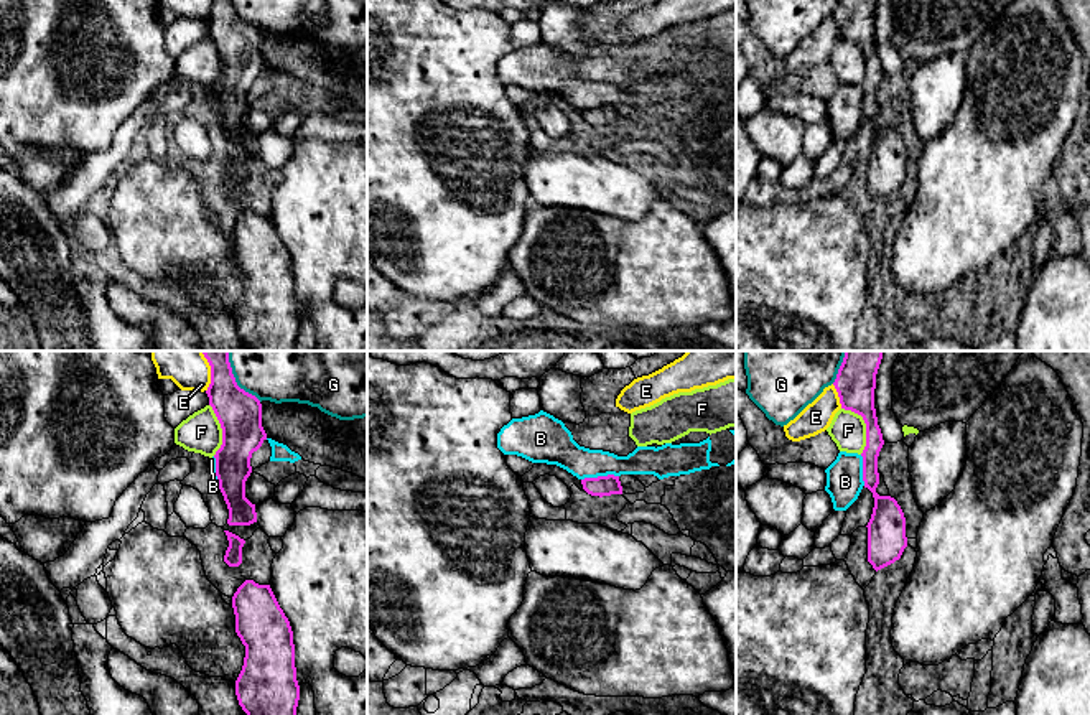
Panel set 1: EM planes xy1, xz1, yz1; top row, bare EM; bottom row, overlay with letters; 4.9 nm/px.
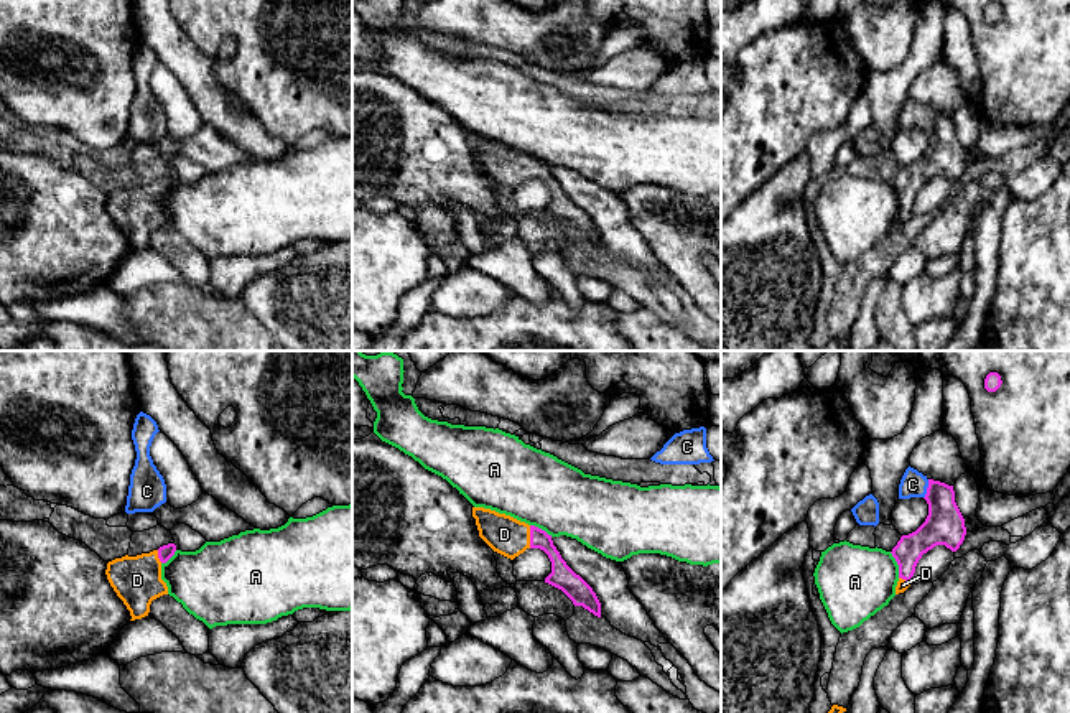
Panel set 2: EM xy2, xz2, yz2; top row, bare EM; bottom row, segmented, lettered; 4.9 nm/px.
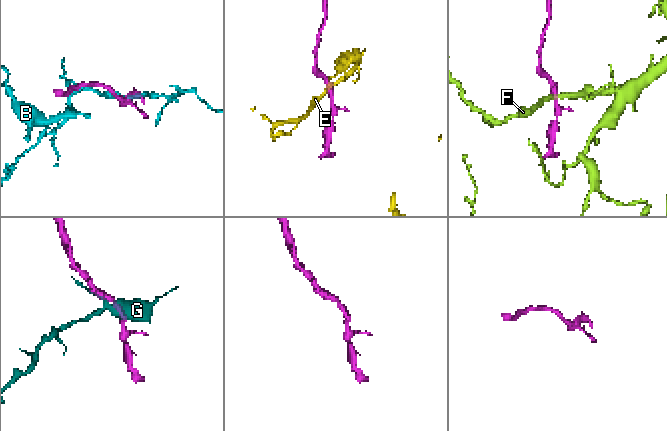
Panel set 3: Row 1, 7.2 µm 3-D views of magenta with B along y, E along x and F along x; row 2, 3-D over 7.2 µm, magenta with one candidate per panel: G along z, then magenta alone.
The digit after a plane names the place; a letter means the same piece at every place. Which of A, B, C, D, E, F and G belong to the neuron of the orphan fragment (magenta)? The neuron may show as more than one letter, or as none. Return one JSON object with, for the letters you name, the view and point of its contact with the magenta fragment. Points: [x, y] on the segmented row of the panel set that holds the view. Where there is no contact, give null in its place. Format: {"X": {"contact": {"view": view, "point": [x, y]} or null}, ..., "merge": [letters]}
{"C": {"contact": {"view": "yz2", "point": [927, 489]}}, "D": {"contact": {"view": "xz2", "point": [530, 537]}}, "merge": ["C", "D"]}

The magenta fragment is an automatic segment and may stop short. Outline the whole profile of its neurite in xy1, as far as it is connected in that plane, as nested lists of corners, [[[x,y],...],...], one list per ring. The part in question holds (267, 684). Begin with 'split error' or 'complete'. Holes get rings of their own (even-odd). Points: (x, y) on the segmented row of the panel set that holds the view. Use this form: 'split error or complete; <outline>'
complete; [[[245,580],[232,596],[235,633],[245,646],[235,680],[247,715],[296,715],[300,685],[293,631],[270,585]]]

